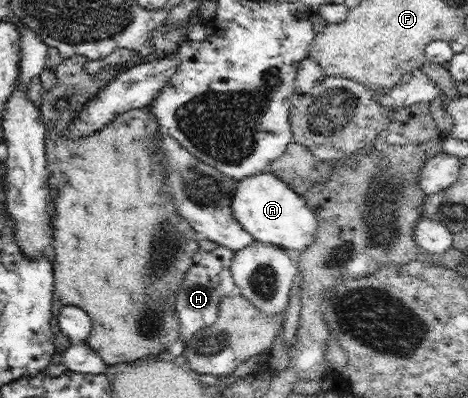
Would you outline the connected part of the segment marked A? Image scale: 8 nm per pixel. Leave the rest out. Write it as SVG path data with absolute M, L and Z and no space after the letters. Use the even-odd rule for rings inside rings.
M270 171L239 181L231 202L231 211L243 230L261 243L279 246L285 251L303 252L315 241L317 218L307 207L306 197L295 193Z

